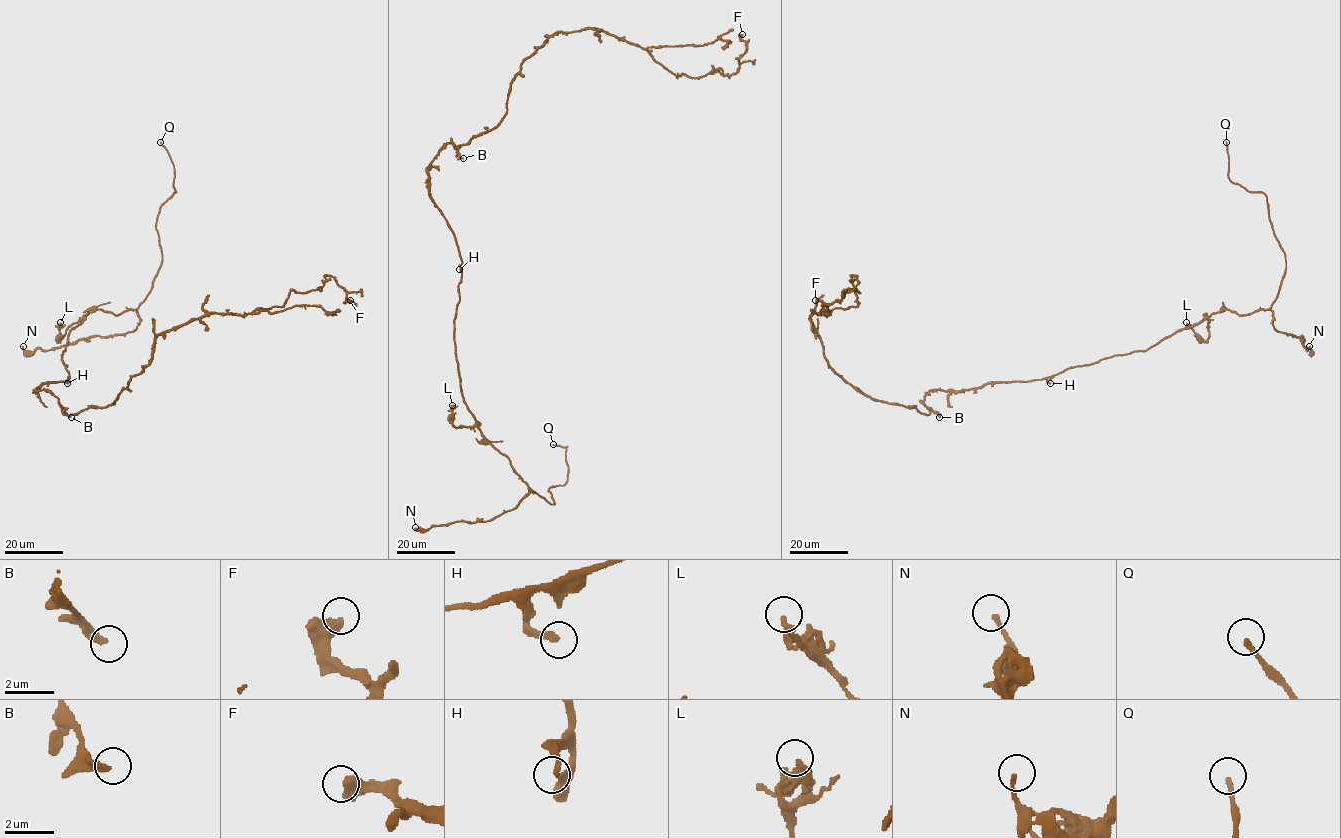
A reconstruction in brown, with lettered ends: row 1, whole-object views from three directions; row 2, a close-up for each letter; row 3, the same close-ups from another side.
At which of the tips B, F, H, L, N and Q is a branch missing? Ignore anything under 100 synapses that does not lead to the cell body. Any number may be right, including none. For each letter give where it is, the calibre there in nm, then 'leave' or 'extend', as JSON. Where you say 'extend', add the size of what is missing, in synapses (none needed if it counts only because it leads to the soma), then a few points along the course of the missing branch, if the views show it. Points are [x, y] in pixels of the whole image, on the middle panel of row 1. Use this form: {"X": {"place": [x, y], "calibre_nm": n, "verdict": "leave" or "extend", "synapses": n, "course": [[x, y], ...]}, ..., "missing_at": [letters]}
{"B": {"place": [463, 158], "calibre_nm": 260, "verdict": "leave"}, "F": {"place": [742, 34], "calibre_nm": 380, "verdict": "leave"}, "H": {"place": [459, 269], "calibre_nm": 220, "verdict": "leave"}, "L": {"place": [452, 405], "calibre_nm": 190, "verdict": "leave"}, "N": {"place": [415, 527], "calibre_nm": 160, "verdict": "leave"}, "Q": {"place": [553, 444], "calibre_nm": 200, "verdict": "extend"}, "missing_at": ["Q"]}

